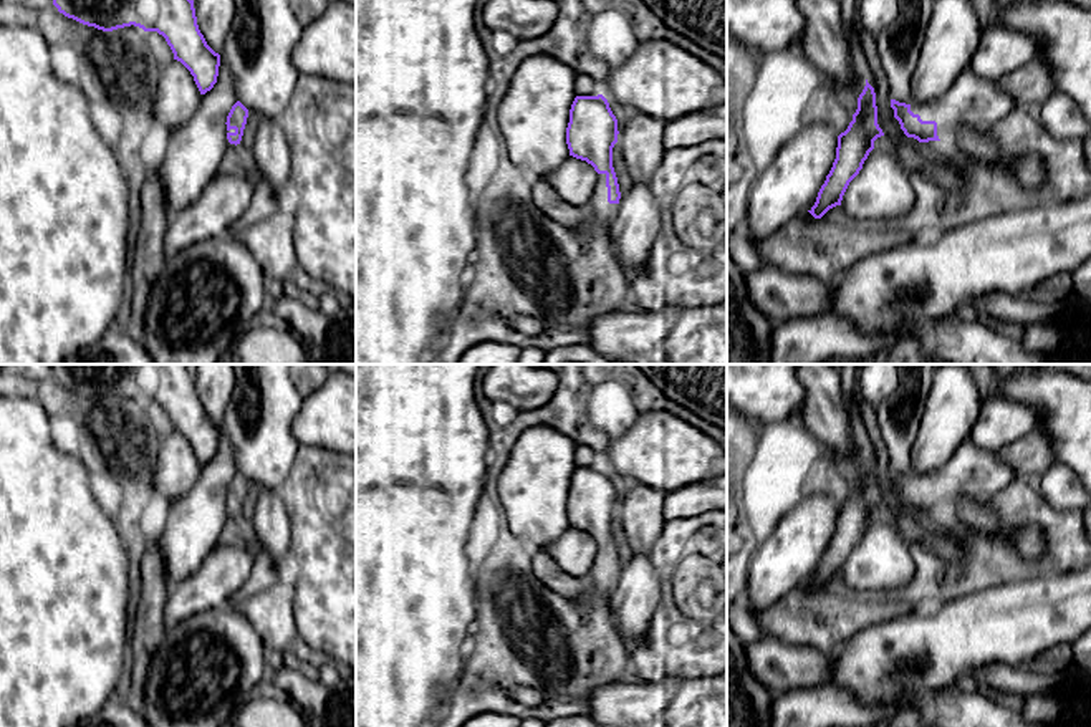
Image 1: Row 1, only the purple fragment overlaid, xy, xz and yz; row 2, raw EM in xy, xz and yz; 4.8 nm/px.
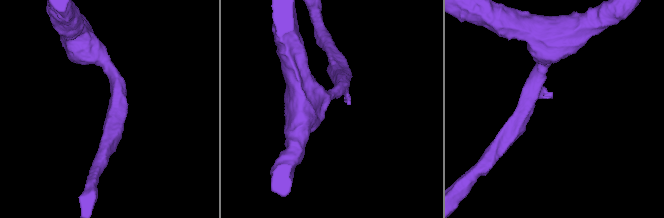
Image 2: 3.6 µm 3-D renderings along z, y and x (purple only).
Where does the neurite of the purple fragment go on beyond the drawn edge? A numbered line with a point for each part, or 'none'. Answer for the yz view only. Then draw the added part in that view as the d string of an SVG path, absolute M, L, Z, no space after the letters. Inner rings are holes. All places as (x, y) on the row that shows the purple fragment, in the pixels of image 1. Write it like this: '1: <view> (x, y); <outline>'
1: yz (972, 100); M967 66L947 94L932 103L912 104L911 111L922 121L935 121L937 136L942 141L960 124L988 128L1010 116L1018 104L997 86L997 81L977 76Z

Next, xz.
1: xz (603, 212); M598 174L598 185L588 207L594 217L594 227L609 230L619 212L619 204L608 202L606 174Z

